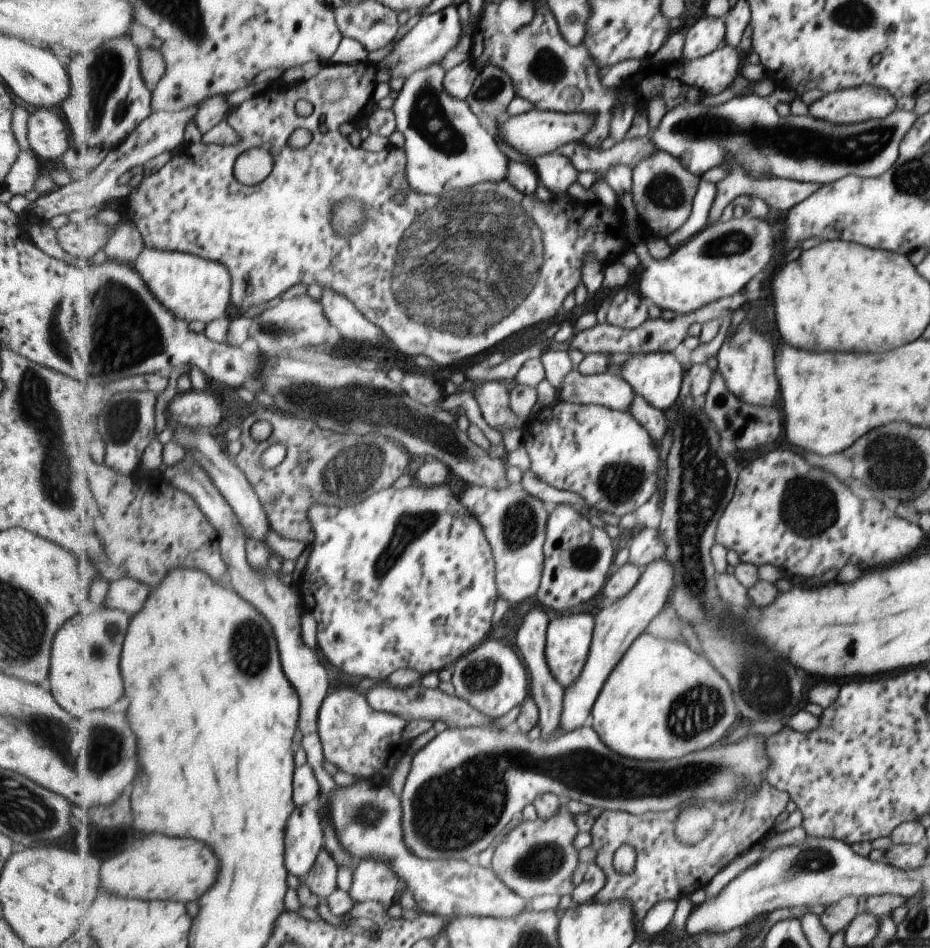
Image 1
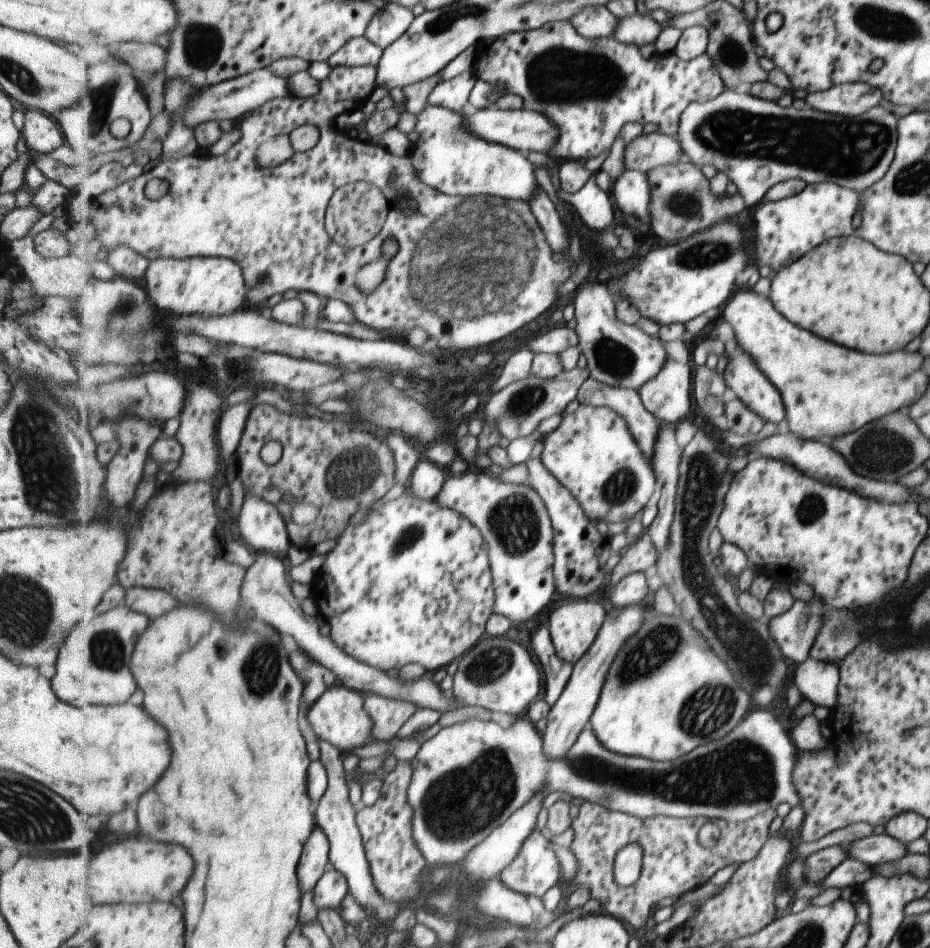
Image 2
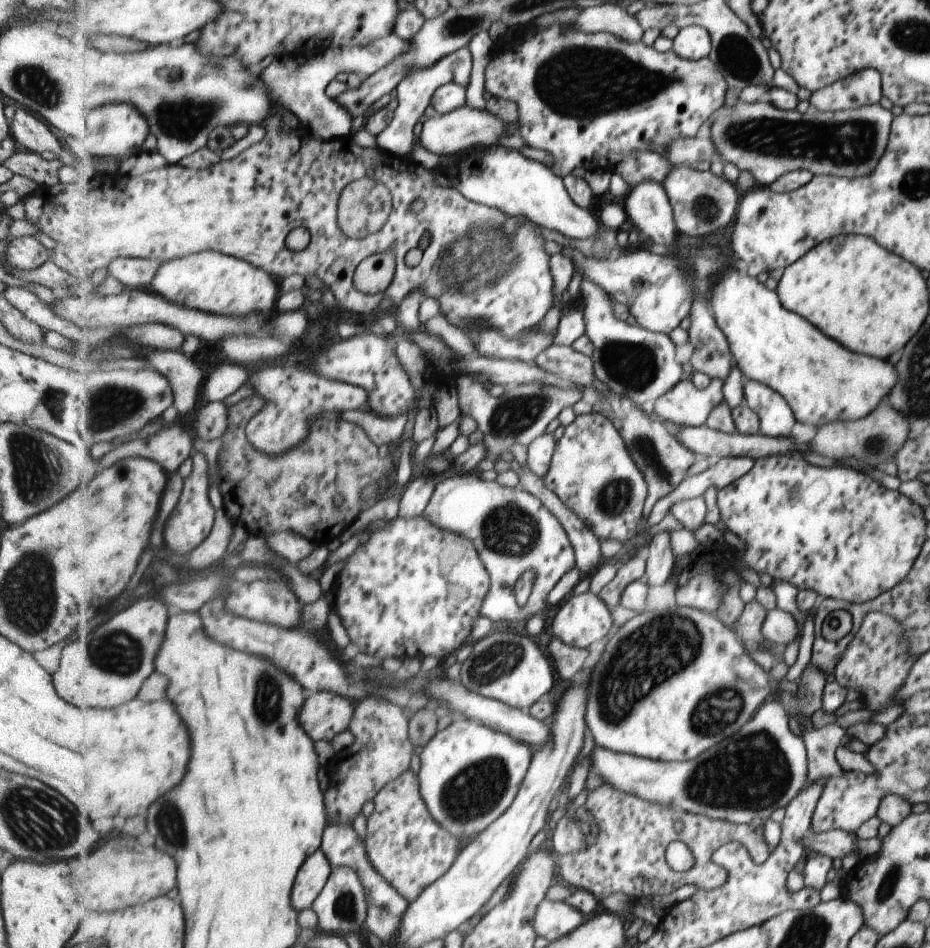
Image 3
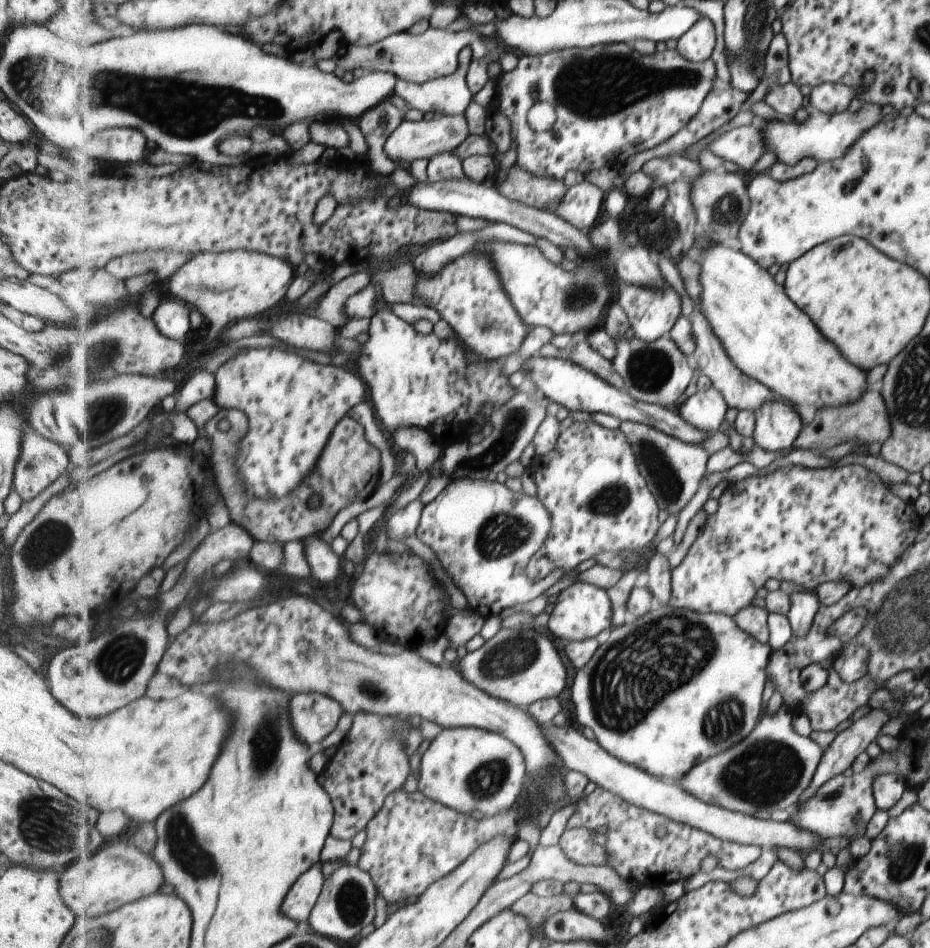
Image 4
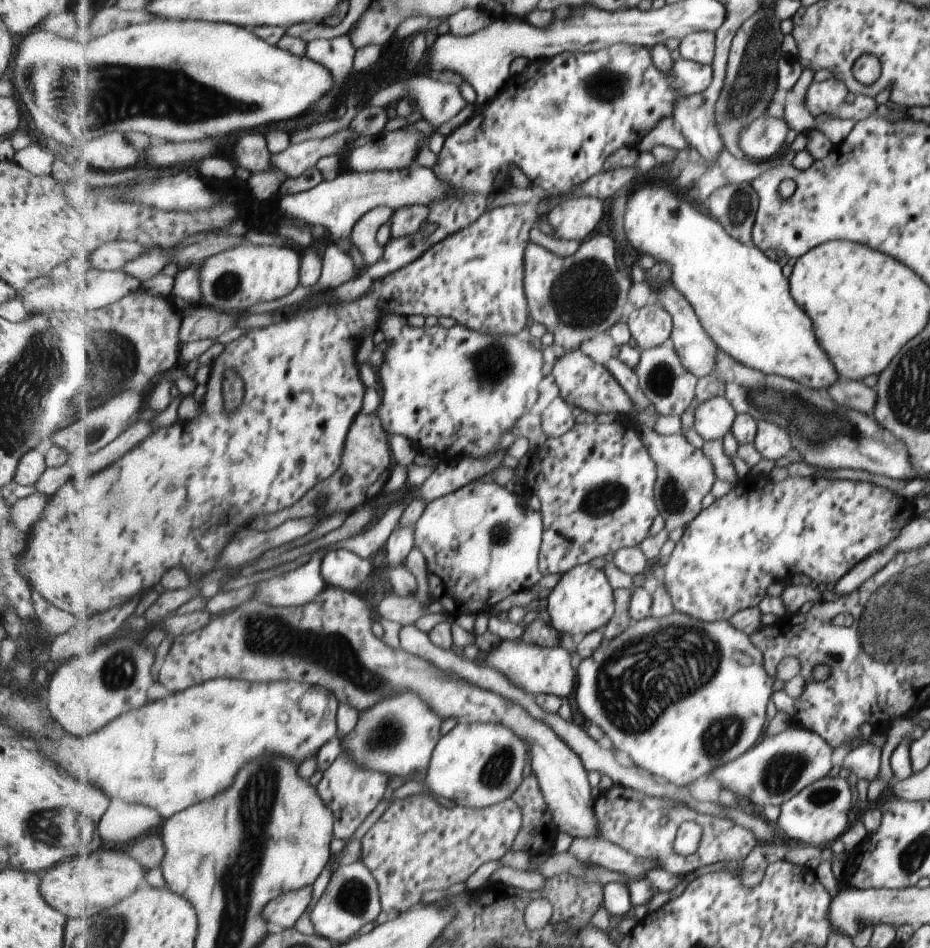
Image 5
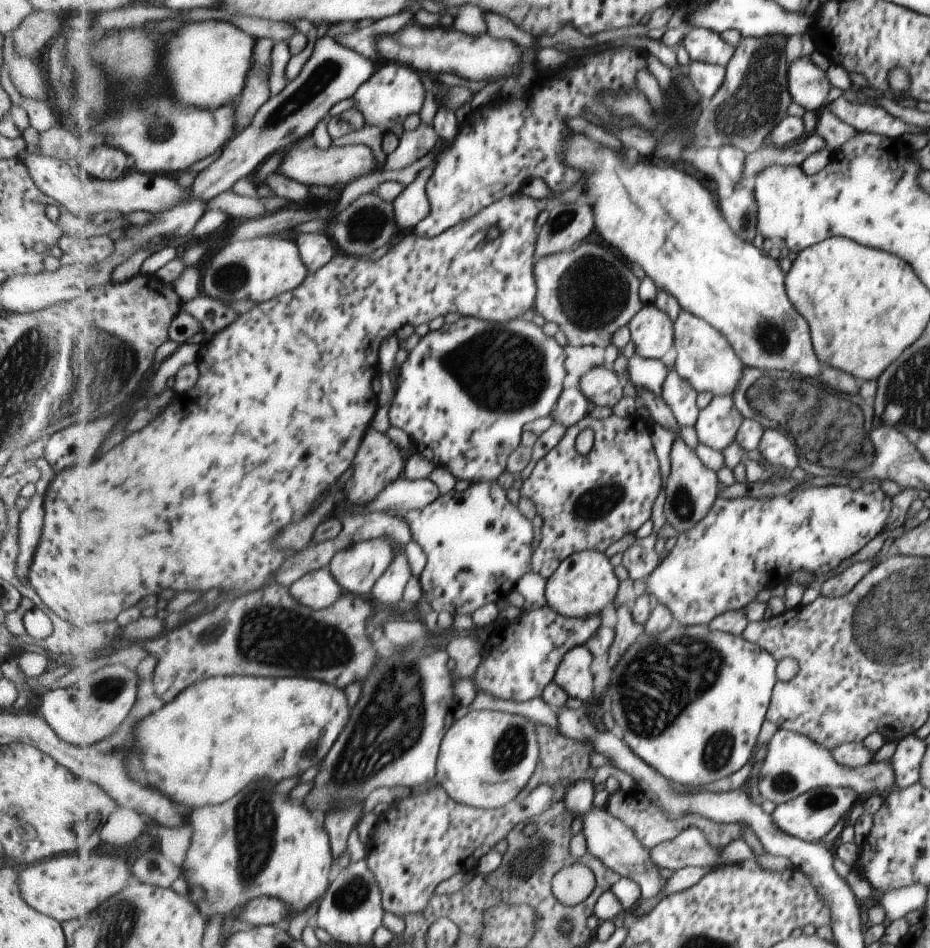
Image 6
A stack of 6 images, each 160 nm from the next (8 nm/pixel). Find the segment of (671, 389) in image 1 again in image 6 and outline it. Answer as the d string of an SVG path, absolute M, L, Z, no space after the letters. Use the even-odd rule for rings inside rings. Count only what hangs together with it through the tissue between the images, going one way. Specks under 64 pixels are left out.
M716 396L701 410L695 427L698 440L714 450L725 450L736 441L743 420L732 396Z

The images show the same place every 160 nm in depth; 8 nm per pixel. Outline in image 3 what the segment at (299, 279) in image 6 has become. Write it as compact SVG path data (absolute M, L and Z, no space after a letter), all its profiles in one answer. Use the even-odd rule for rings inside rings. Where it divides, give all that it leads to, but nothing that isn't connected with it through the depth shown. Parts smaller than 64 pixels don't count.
M201 252L160 266L152 280L151 291L192 309L223 316L245 316L273 314L273 306L277 306L279 296L277 286L279 284L270 274L255 268L250 262L225 256L221 252Z

